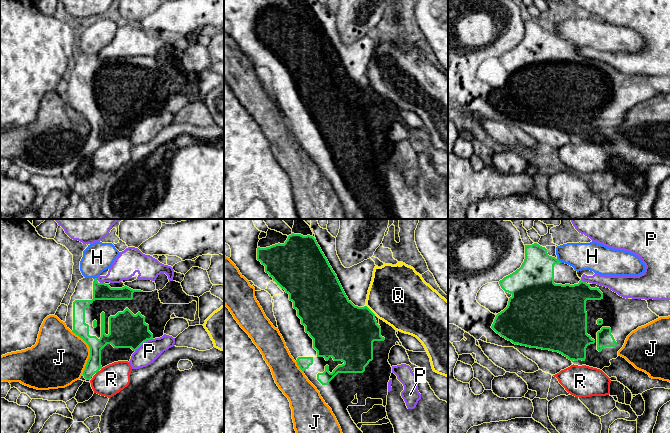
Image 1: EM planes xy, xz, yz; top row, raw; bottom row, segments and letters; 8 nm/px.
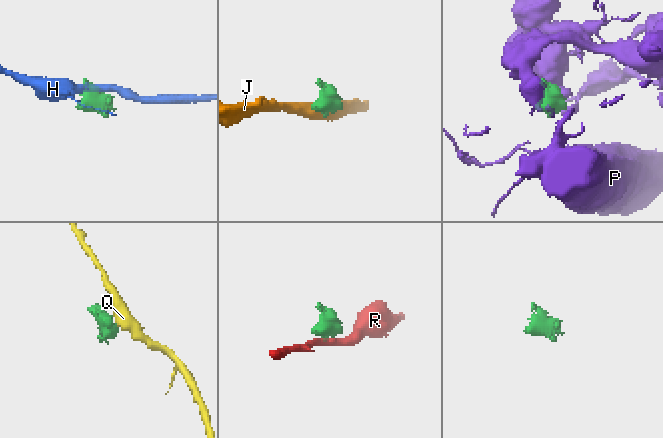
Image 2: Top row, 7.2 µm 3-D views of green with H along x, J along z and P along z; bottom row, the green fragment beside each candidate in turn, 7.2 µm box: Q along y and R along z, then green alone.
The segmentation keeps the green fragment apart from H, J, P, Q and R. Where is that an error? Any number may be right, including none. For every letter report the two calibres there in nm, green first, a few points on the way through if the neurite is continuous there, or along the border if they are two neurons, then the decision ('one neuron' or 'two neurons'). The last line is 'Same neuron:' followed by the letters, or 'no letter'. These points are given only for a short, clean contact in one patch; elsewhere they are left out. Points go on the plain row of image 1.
H: calibres 320 and 220 nm; two neurons
J: calibres 160 and 440 nm; two neurons
P: calibres 280 and 170 nm; two neurons
Q: calibres 440 and 460 nm; border xz (366, 81), (375, 91); two neurons
R: calibres 120 and 240 nm; two neurons
Same neuron: no letter

